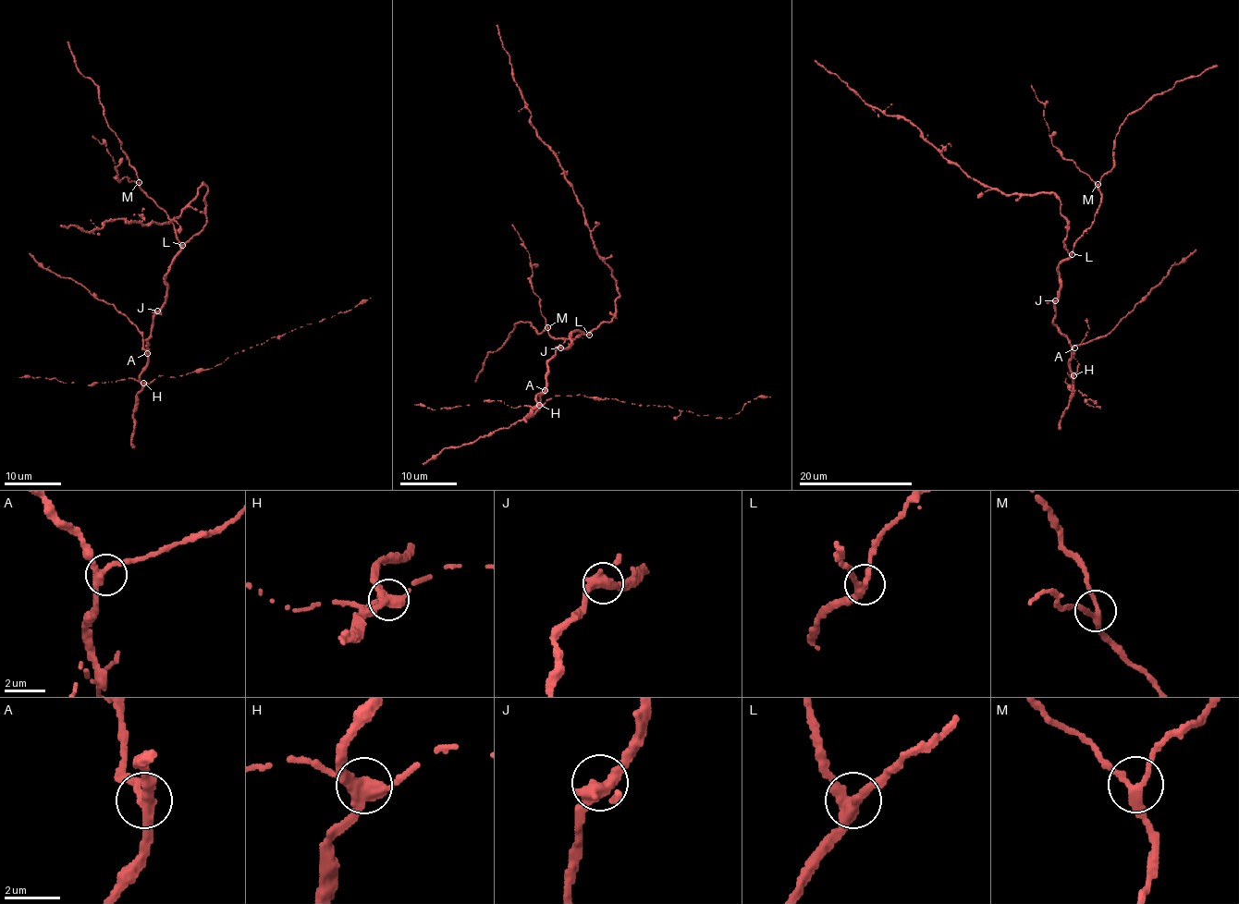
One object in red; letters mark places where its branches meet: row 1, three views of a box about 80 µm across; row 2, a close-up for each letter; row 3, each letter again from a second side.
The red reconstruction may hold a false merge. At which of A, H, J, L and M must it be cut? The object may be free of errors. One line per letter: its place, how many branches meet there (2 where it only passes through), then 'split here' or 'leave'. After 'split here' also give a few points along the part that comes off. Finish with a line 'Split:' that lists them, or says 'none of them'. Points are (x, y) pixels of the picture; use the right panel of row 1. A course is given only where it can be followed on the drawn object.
A: (1074, 348) | 3 | leave
H: (1073, 375) | 3 | split here | (1073, 375), (1068, 372), (1068, 389), (1084, 394), (1099, 409), (1087, 405), (1087, 400)
J: (1055, 300) | 3 | leave
L: (1072, 254) | 3 | leave
M: (1097, 184) | 3 | leave
Split: H

